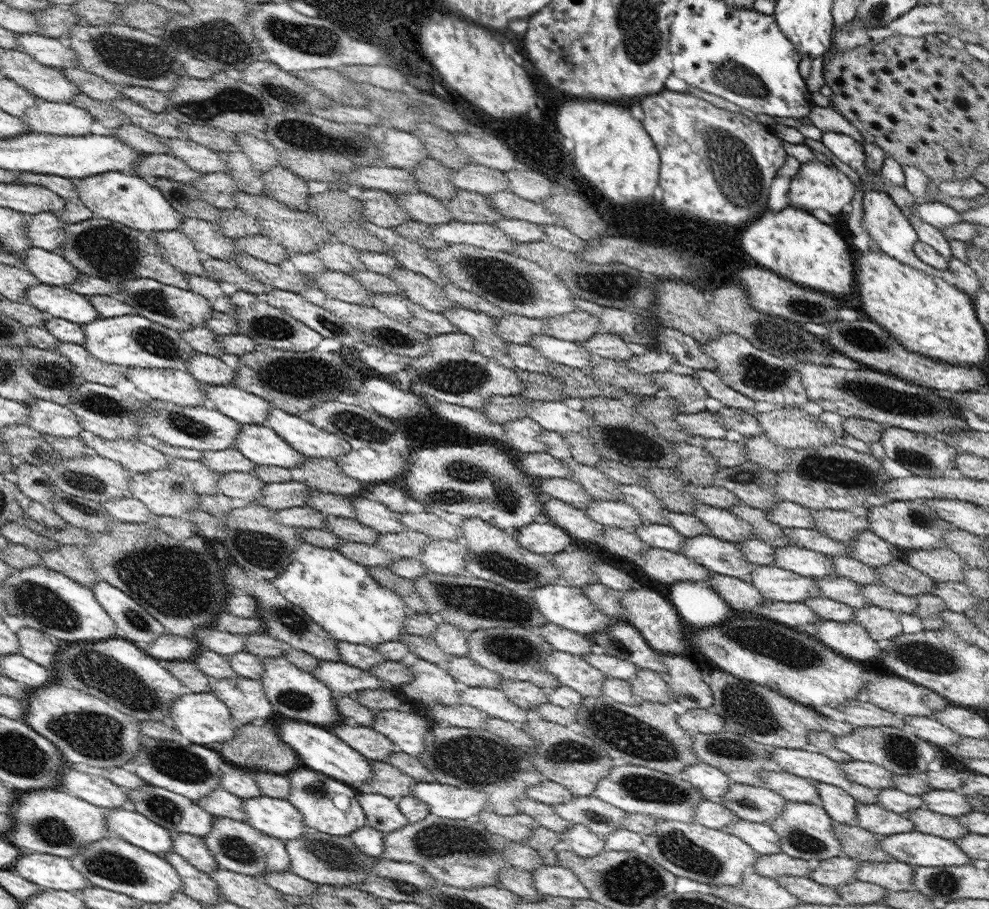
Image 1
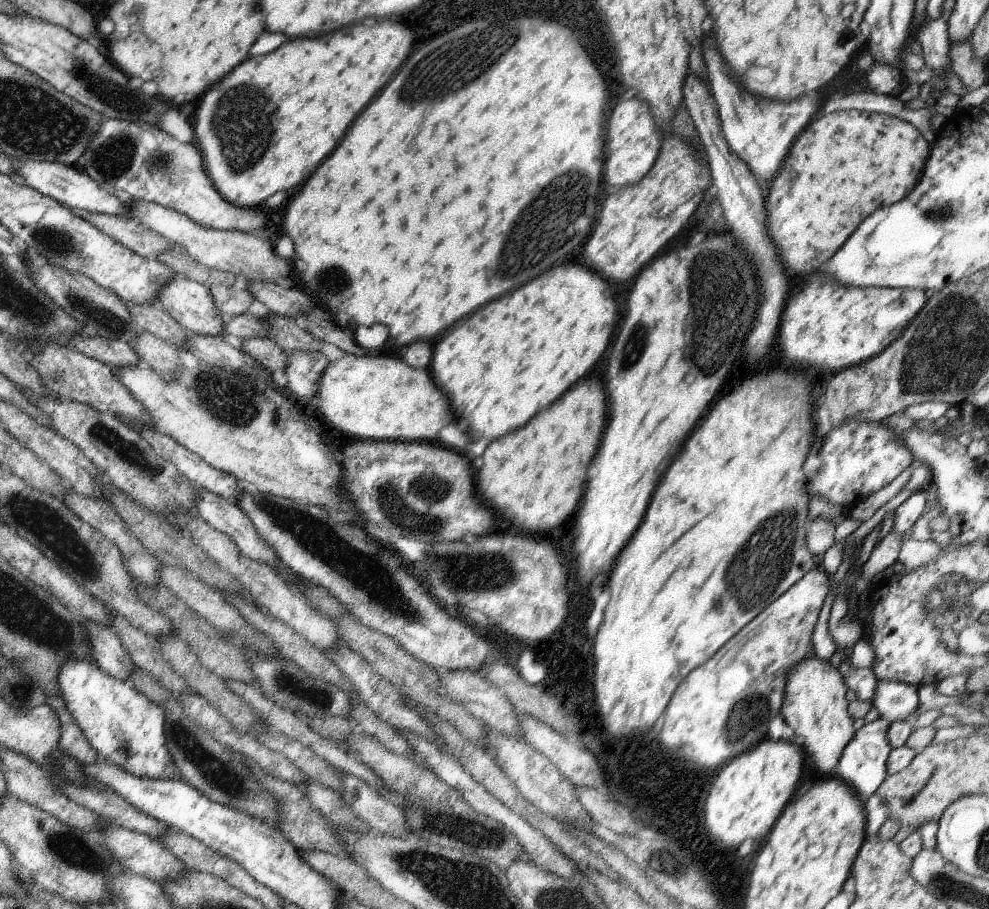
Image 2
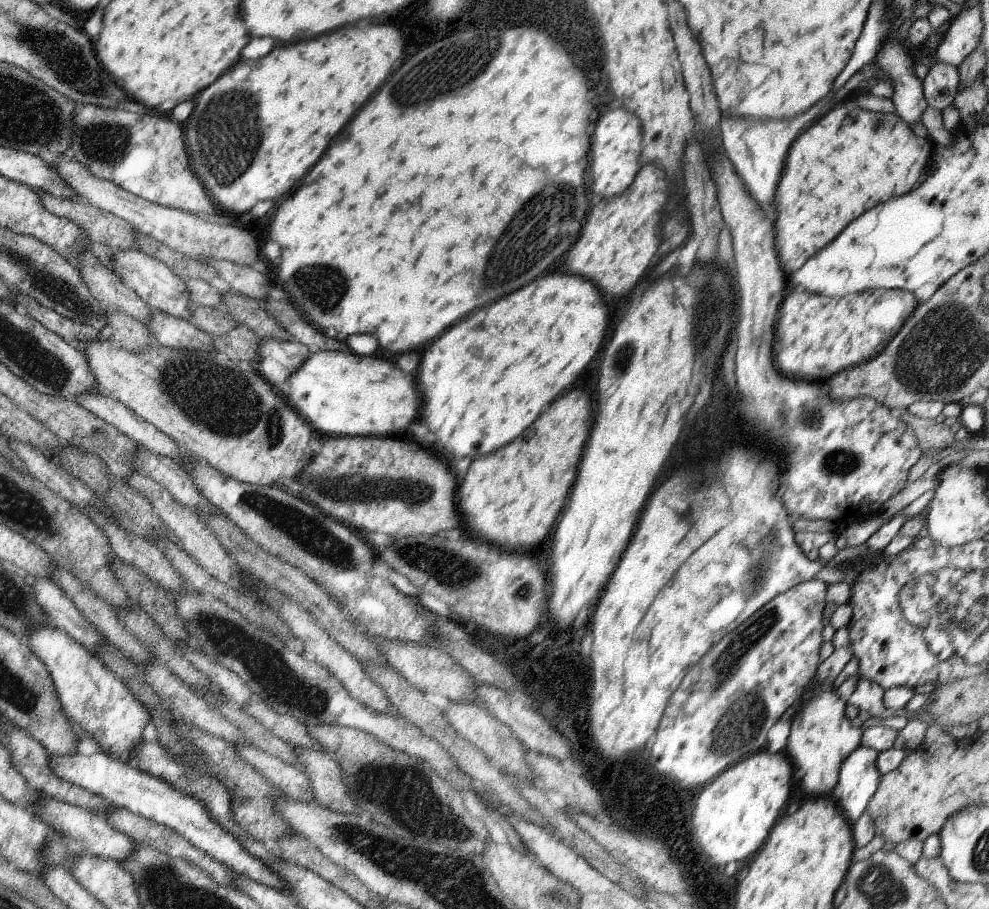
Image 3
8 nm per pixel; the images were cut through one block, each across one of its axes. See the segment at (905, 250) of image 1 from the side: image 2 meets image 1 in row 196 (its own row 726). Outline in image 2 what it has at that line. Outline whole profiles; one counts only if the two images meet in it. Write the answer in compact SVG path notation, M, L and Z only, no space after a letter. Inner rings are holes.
M879 718L861 726L855 732L855 736L849 740L849 744L843 748L834 768L833 776L841 780L843 784L847 784L862 805L869 799L869 796L875 793L879 784L886 778L885 762L887 762L887 754L892 750L887 744L887 738L885 738L888 724L889 722L885 719Z

